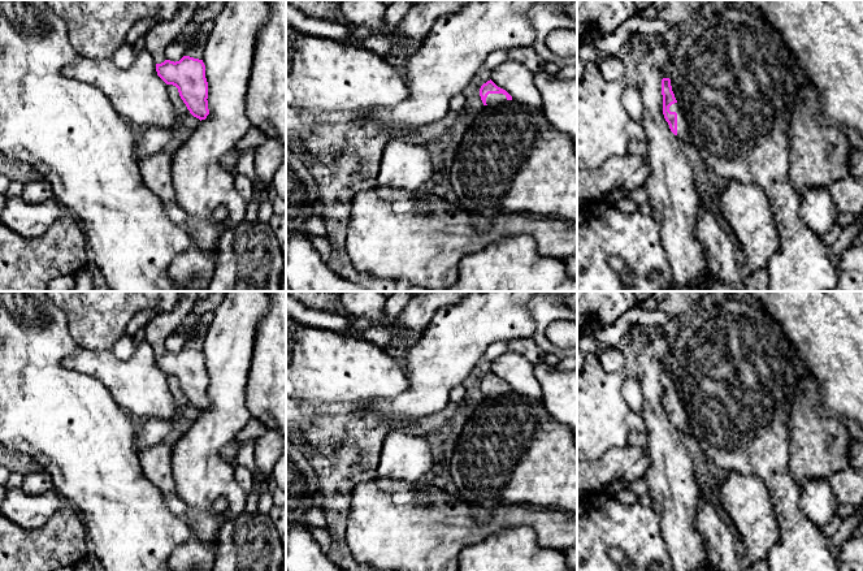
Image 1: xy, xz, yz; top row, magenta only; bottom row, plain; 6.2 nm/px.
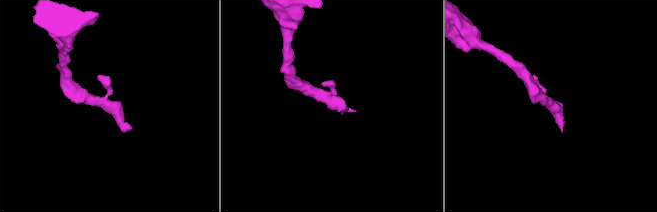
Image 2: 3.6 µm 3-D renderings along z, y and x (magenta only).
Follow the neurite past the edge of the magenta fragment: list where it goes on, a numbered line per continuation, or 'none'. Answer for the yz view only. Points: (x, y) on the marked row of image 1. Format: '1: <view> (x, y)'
1: yz (682, 134)

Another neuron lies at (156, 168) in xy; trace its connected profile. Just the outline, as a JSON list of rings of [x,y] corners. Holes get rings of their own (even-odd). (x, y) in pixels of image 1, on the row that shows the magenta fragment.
[[[162,150],[139,159],[139,168],[146,186],[162,203],[177,203],[172,181],[173,153]]]

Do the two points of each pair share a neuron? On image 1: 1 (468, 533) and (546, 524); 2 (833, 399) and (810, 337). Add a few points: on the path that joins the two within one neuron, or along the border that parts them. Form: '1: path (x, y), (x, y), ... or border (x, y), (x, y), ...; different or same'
1: path (488, 520), (527, 518); same
2: path (833, 384), (833, 360), (825, 353); same

